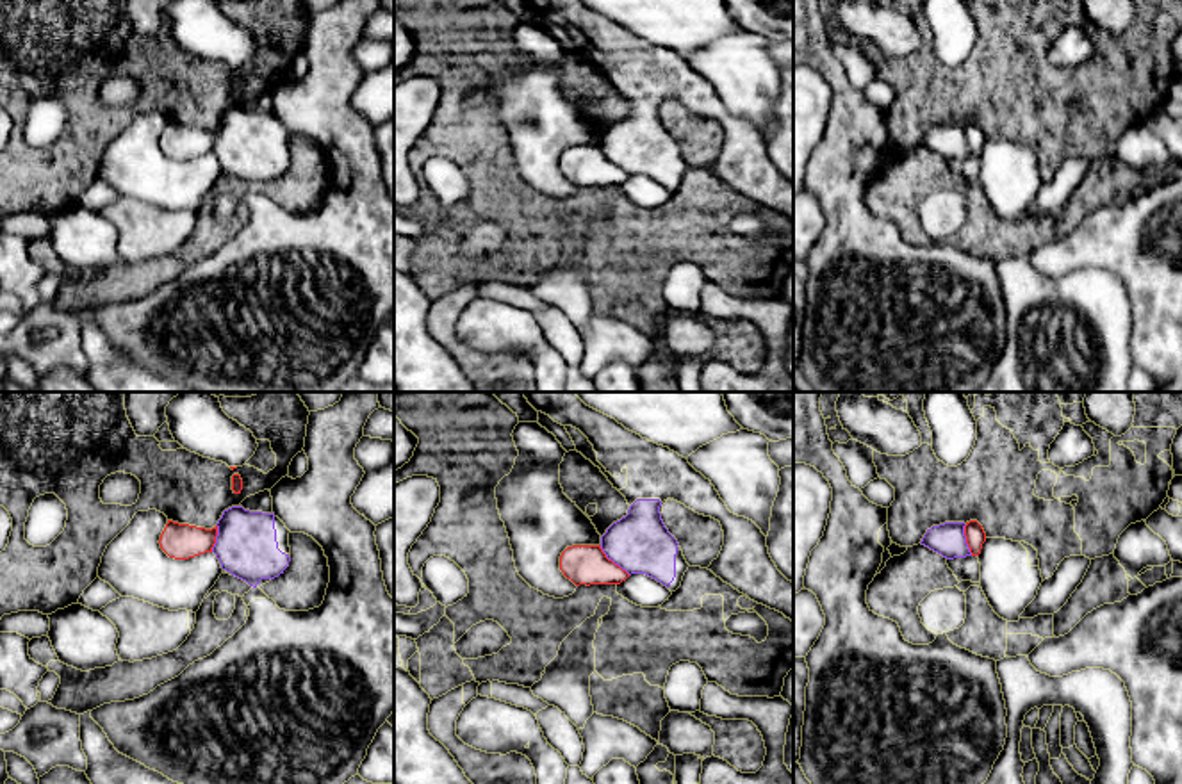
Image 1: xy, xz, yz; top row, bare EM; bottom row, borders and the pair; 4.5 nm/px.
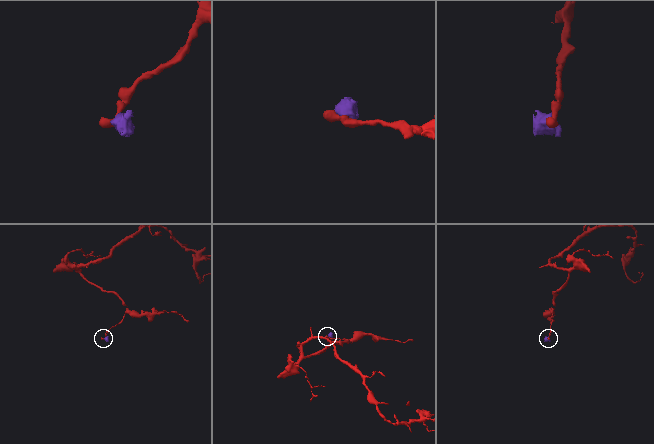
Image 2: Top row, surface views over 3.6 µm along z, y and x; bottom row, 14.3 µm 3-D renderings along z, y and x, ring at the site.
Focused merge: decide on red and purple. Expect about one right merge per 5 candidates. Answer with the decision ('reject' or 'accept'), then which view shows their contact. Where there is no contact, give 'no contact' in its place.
reject; meets red in xz

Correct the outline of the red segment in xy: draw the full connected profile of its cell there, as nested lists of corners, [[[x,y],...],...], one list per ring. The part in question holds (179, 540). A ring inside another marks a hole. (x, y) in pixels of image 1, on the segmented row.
[[[168,520],[159,543],[169,558],[189,559],[205,552],[212,552],[216,536],[218,526],[205,529]]]

